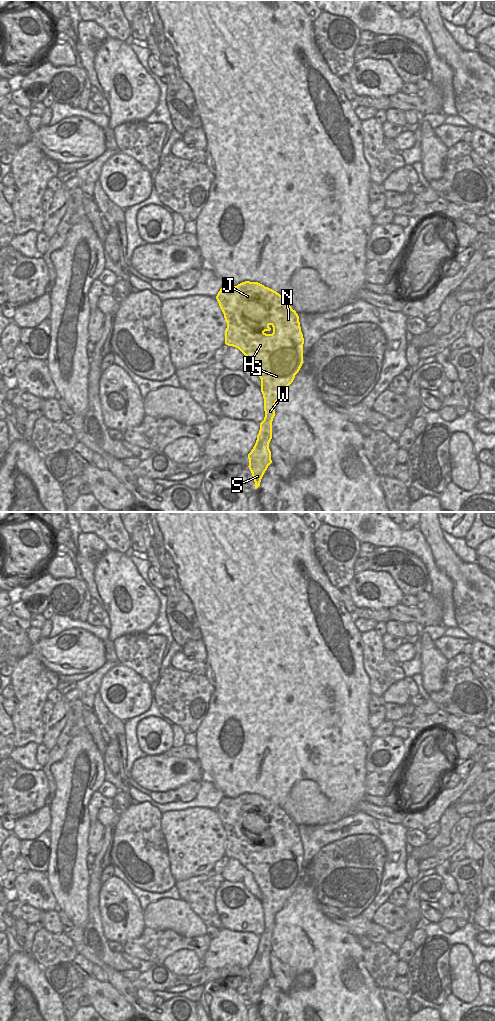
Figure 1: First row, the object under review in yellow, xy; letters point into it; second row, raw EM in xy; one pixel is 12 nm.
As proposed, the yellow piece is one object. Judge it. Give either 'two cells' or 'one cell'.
one cell

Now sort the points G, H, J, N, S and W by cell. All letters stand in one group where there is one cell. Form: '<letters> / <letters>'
G H J N S W

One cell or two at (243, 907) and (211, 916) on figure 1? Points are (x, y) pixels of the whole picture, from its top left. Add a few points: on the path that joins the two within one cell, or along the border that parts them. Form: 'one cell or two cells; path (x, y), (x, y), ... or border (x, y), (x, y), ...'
two cells; border (216, 891), (215, 909), (223, 927)

